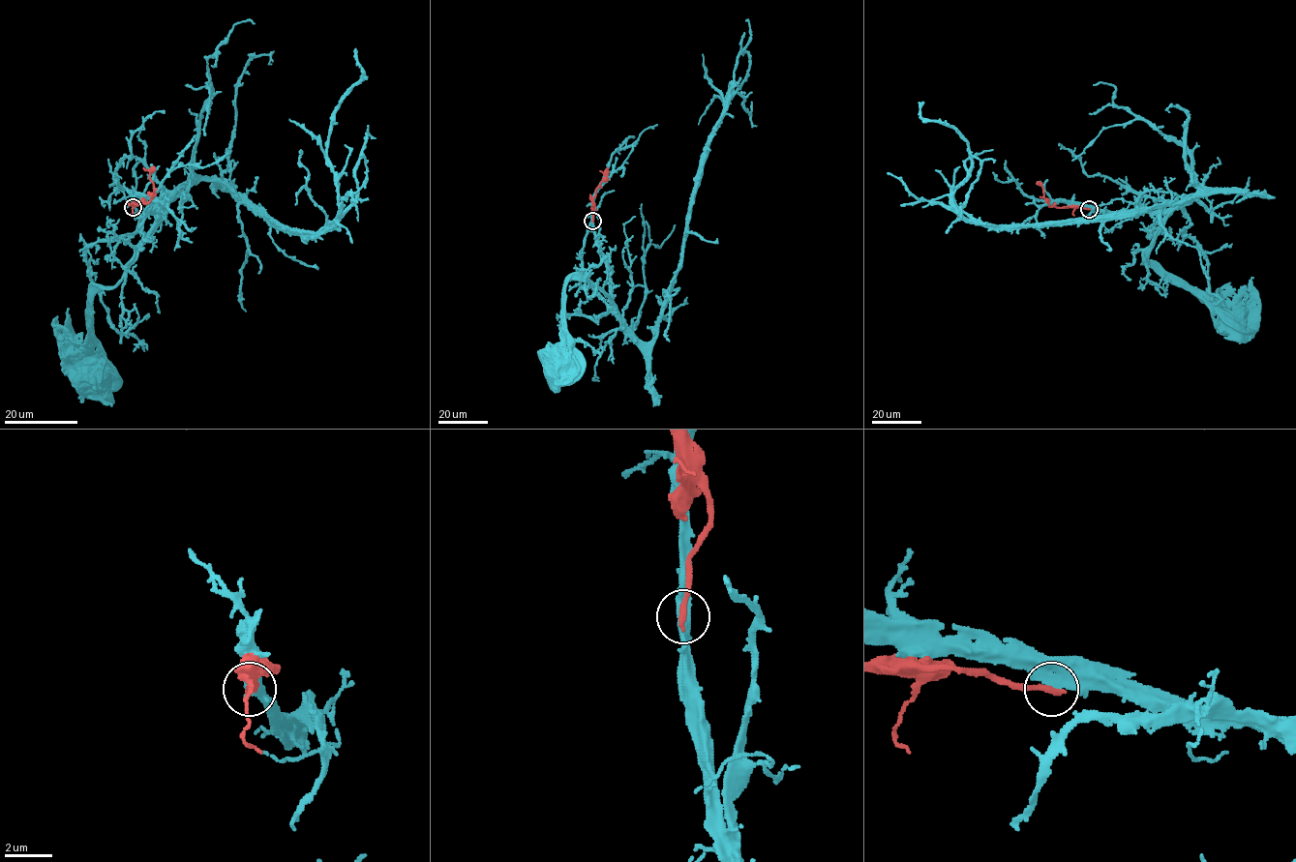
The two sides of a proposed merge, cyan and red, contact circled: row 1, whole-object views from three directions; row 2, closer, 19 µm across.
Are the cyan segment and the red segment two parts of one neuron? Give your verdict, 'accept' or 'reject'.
reject

